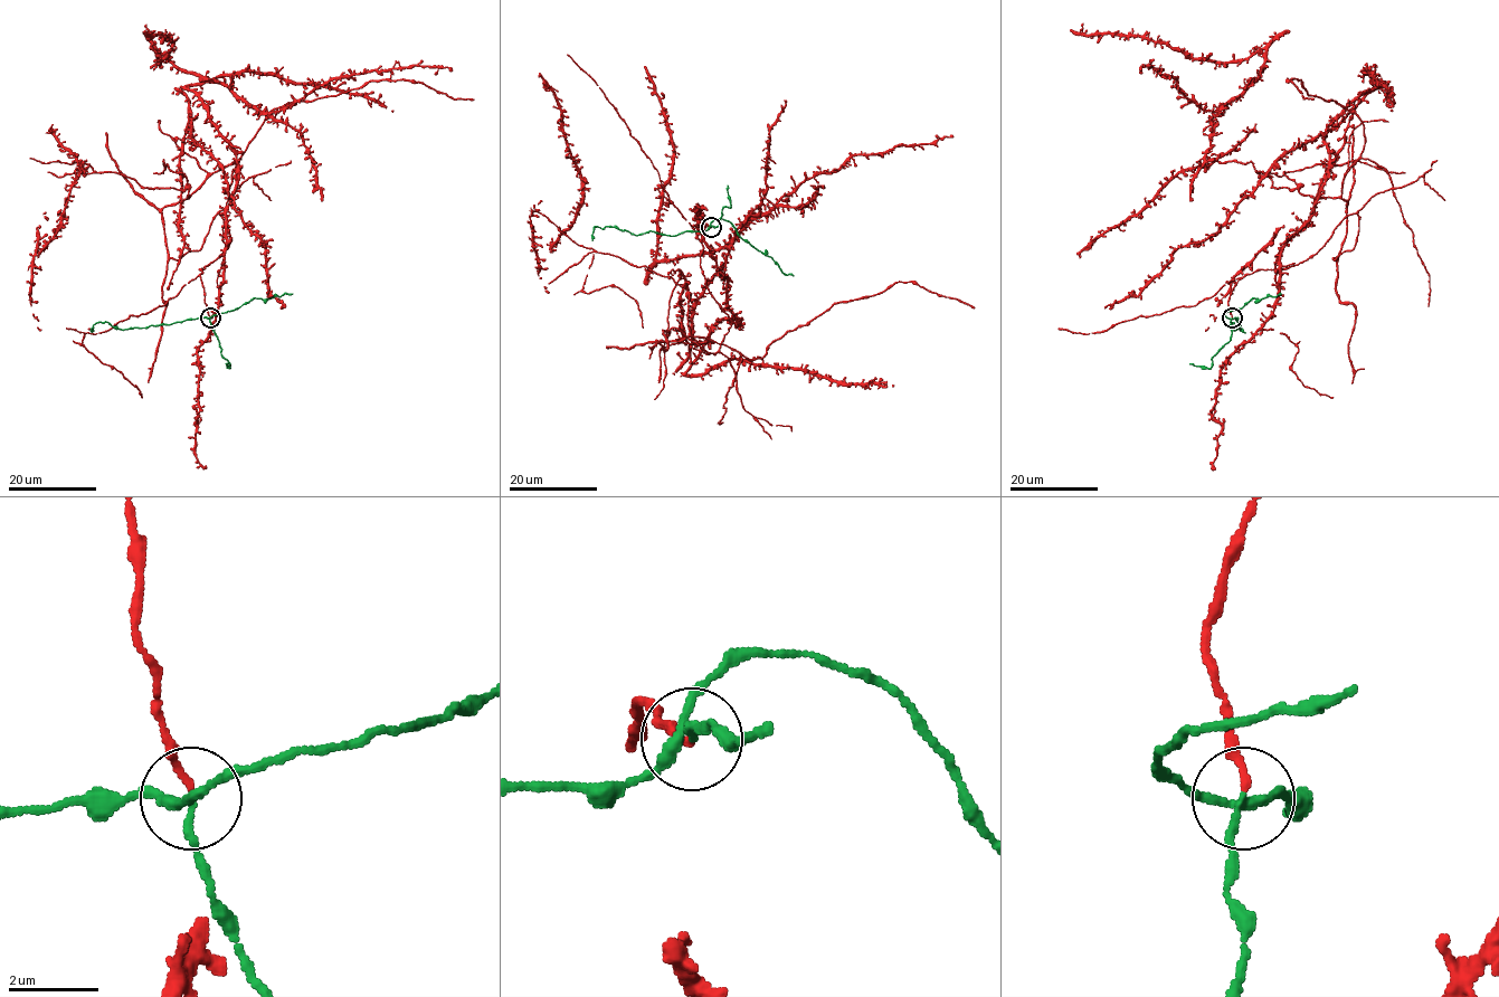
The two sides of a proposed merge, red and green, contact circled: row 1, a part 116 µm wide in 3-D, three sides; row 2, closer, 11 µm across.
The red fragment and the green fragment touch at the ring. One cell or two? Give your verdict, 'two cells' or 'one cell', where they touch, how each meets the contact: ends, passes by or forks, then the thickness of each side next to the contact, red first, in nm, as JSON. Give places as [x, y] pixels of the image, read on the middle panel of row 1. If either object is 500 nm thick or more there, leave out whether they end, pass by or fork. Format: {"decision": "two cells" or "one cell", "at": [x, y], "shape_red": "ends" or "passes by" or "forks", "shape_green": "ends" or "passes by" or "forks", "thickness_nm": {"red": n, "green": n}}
{"decision": "one cell", "at": [711, 227], "shape_red": "ends", "shape_green": "forks", "thickness_nm": {"red": 150, "green": 150}}

